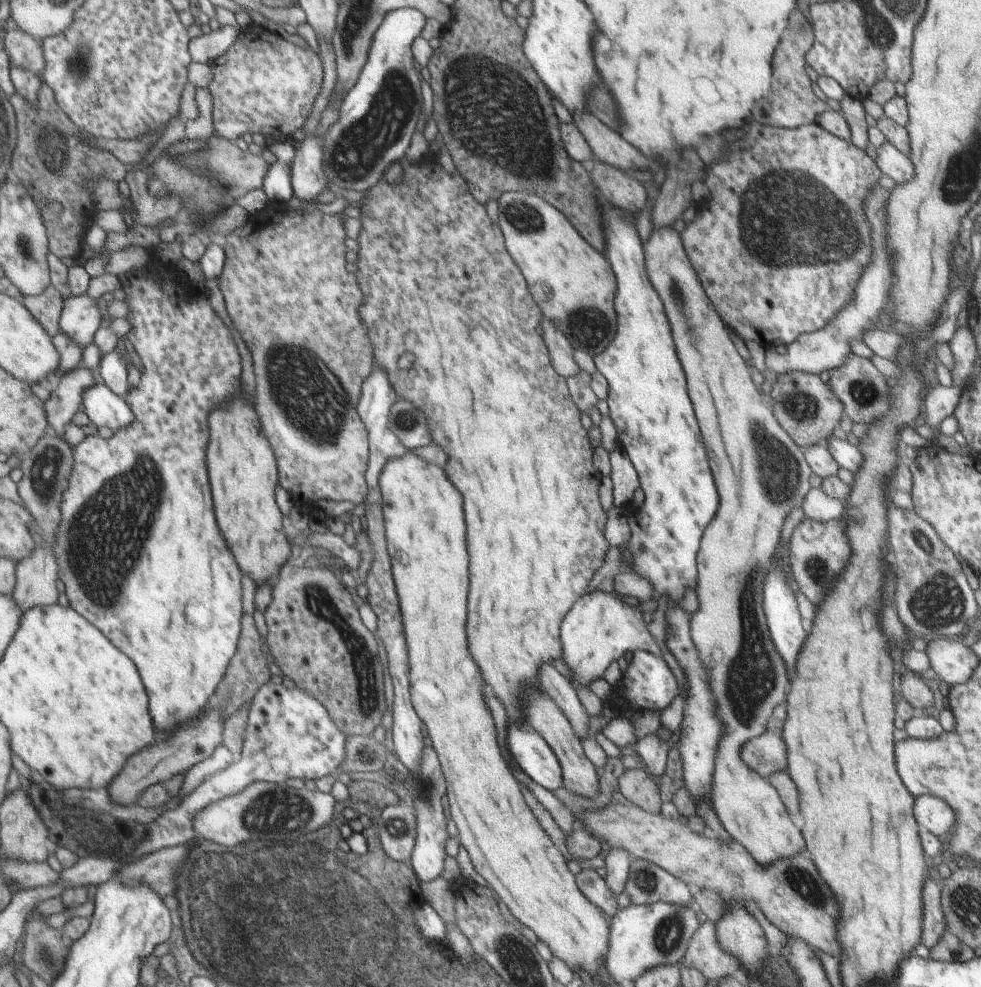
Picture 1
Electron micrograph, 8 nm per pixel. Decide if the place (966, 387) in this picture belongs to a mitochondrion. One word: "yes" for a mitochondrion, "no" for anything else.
no

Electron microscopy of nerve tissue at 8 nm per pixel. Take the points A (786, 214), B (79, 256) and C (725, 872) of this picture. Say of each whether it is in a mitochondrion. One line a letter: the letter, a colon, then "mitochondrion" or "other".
A: mitochondrion
B: other
C: other

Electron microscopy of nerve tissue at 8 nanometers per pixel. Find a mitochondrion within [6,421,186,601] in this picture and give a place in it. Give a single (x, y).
(49, 469)

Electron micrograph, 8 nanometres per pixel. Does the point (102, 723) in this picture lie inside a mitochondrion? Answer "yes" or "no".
no

